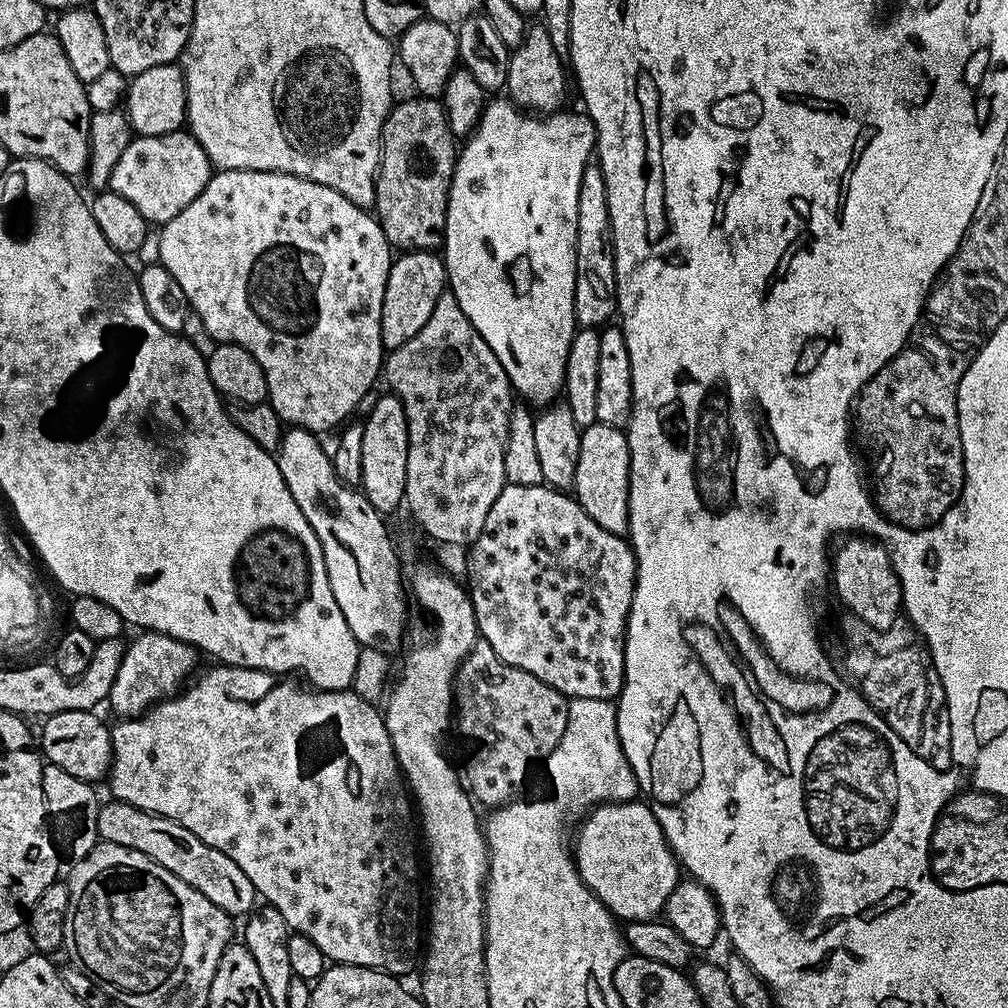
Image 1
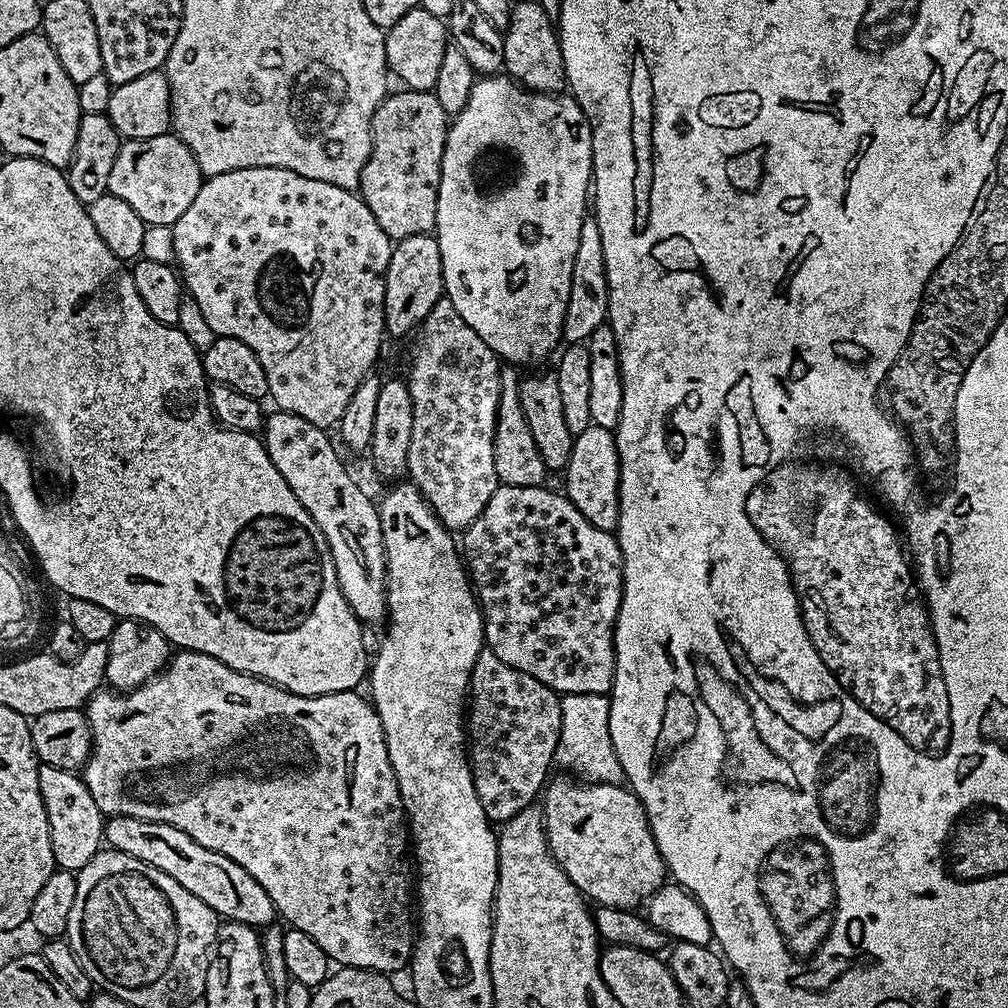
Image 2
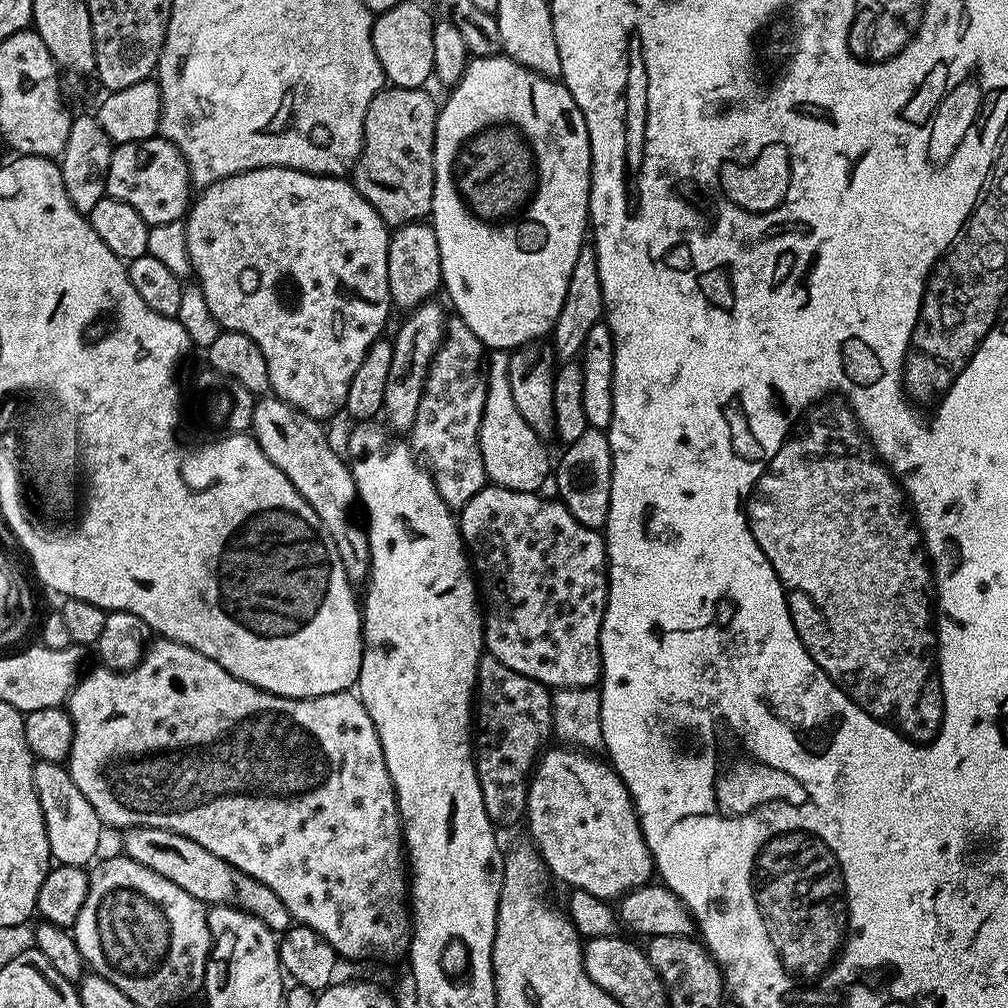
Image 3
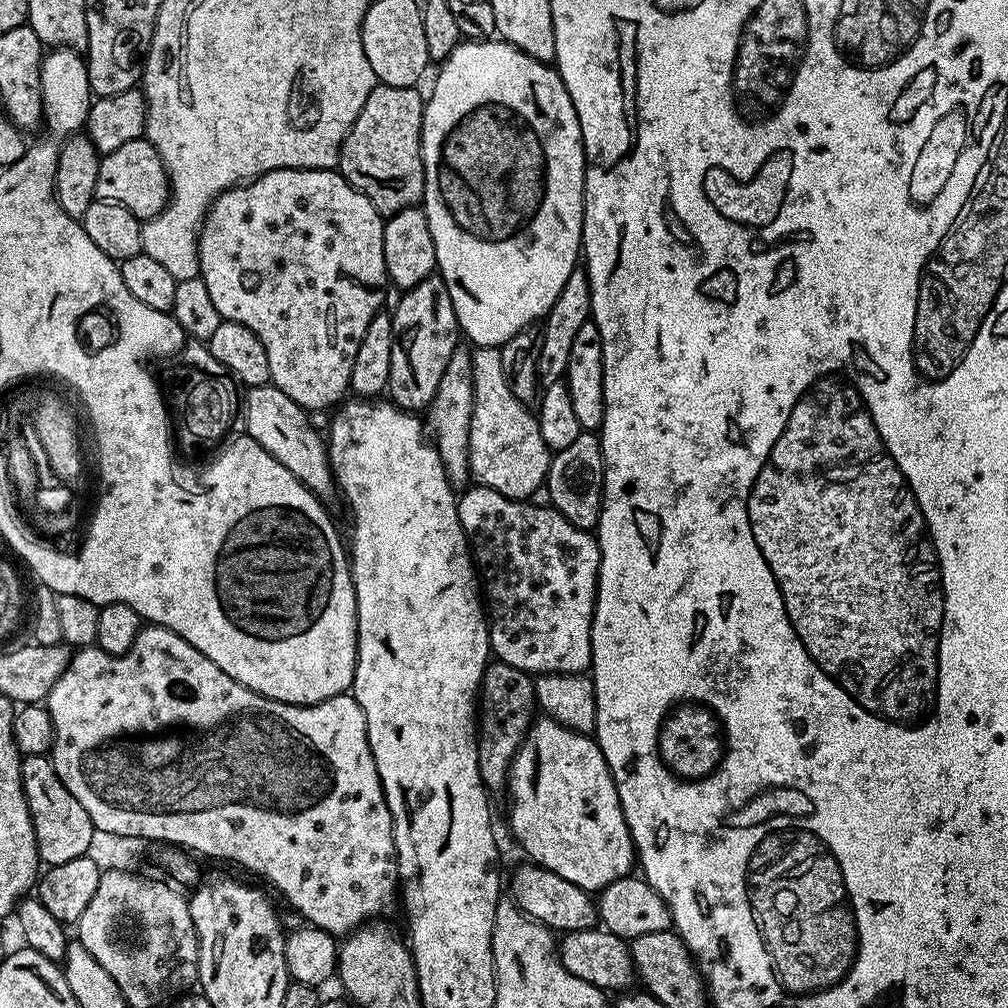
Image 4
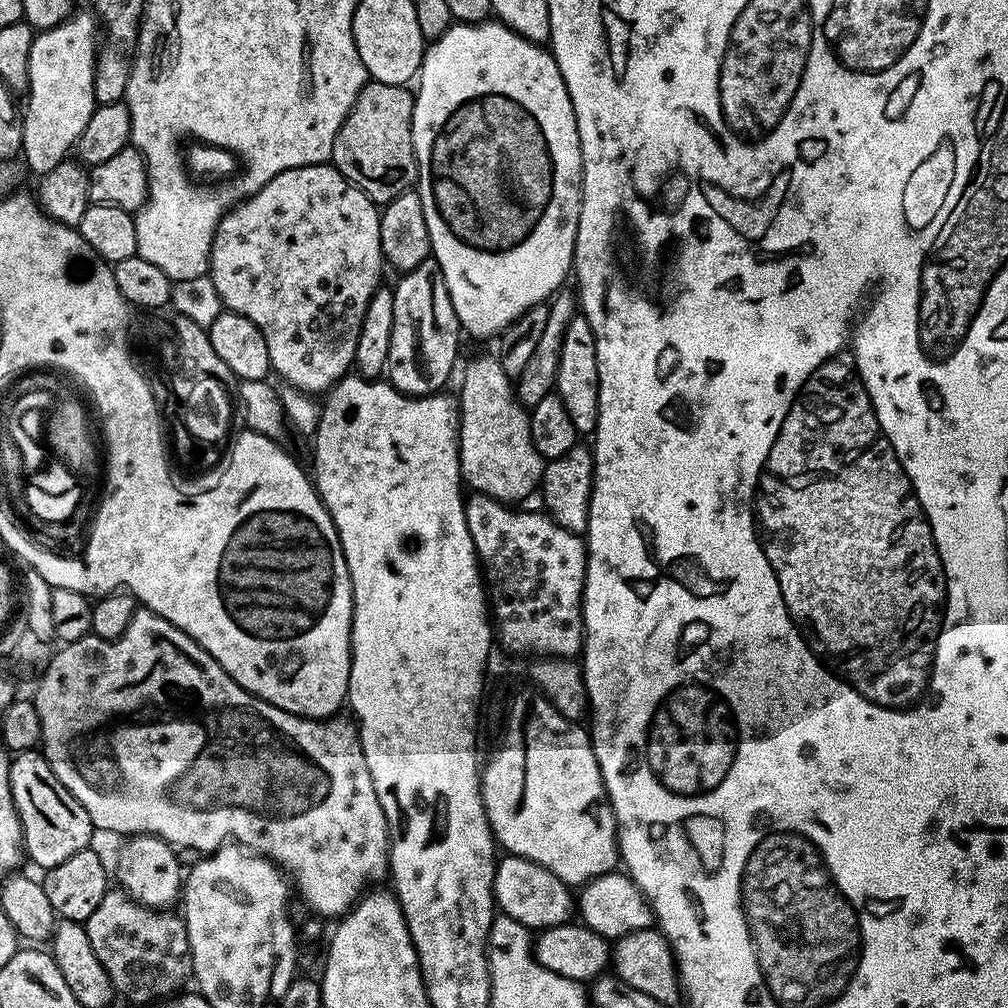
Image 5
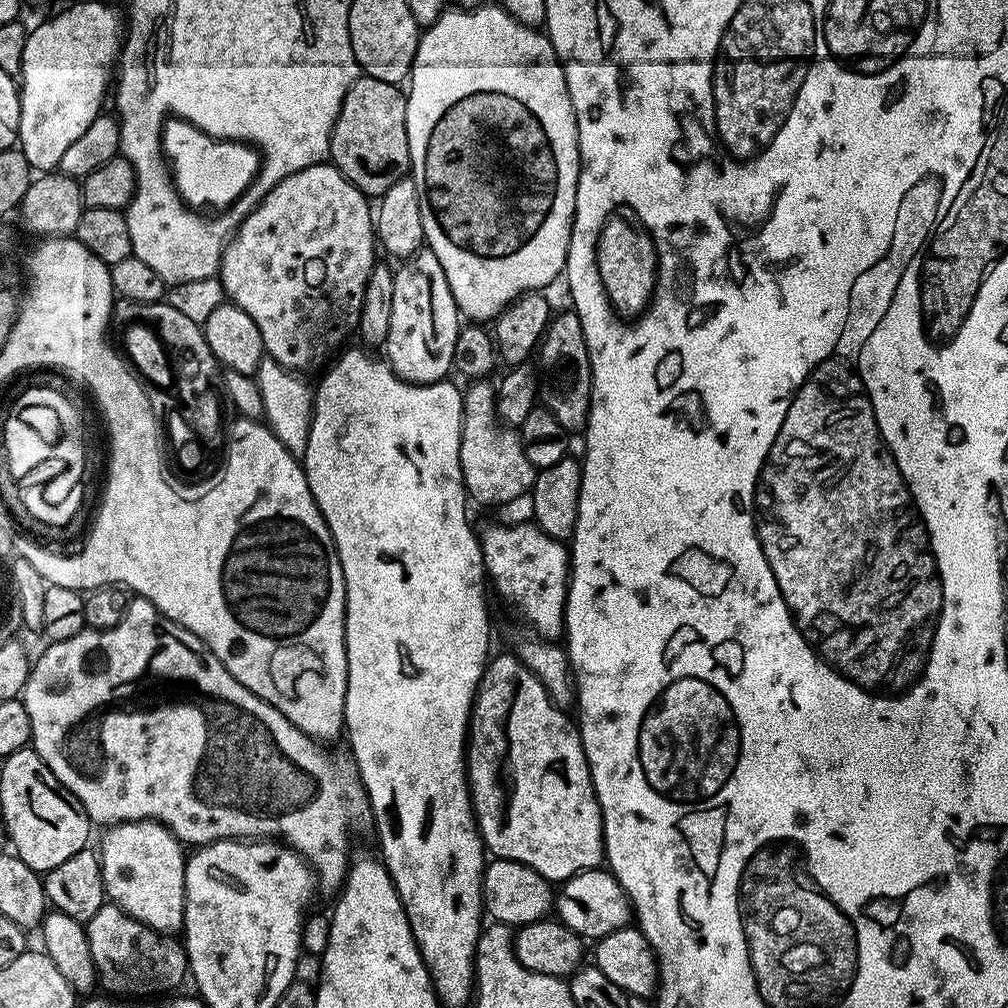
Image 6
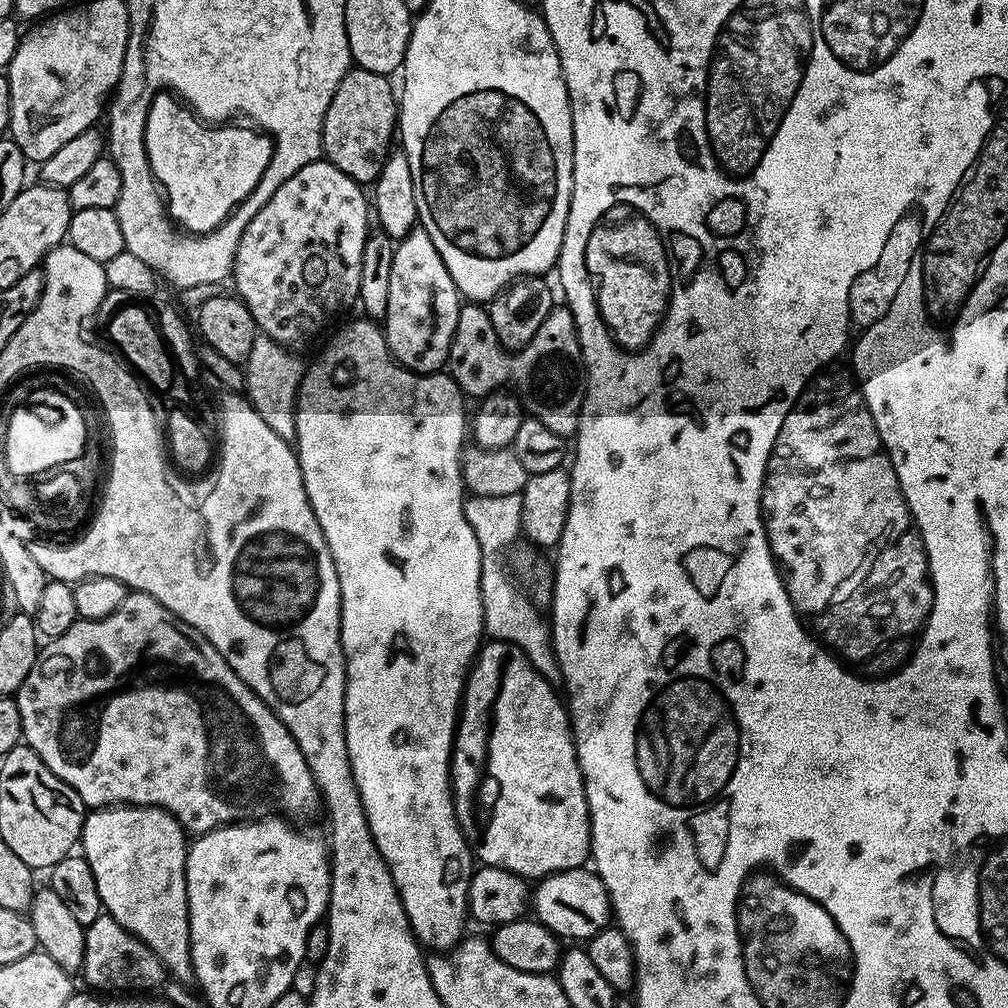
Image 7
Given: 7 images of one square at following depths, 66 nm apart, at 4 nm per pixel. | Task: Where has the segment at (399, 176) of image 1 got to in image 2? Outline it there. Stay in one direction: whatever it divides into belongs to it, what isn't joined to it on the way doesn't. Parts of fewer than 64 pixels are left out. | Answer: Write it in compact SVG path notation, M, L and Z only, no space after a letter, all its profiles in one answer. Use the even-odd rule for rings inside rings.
M393 91L374 110L372 149L360 175L358 194L378 218L378 226L389 240L431 233L436 226L440 163L448 137L450 113L442 110L435 91ZM396 92L396 93L395 93Z

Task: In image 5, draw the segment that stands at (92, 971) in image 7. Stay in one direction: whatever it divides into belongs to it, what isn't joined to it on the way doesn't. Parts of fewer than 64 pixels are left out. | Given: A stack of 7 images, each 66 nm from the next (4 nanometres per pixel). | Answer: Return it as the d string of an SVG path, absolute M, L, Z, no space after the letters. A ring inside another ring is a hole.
M110 890L86 922L90 946L112 979L113 989L136 1004L171 997L193 975L188 931L172 910L153 910L123 890Z

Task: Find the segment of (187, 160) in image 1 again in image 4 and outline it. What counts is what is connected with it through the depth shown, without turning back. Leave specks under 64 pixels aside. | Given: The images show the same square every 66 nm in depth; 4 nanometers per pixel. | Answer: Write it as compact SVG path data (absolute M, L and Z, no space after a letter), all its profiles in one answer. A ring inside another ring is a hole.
M147 138L131 140L126 142L126 146L118 146L118 150L101 155L96 199L126 206L126 210L130 210L130 214L137 216L141 222L153 220L158 213L168 207L170 203L168 171L164 169L158 150L154 150L154 146Z

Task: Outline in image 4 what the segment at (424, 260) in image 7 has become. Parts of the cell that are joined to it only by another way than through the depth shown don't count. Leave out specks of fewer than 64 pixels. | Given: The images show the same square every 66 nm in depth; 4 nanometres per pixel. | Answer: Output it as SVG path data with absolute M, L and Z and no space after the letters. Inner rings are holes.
M433 274L418 282L416 286L405 291L396 304L396 312L391 313L394 326L394 354L390 354L390 378L387 395L391 403L405 412L420 414L431 404L434 394L438 394L438 382L442 382L442 374L446 374L446 362L454 354L461 343L460 323L456 321L454 306L450 302L450 290L446 290L444 280L439 274Z

